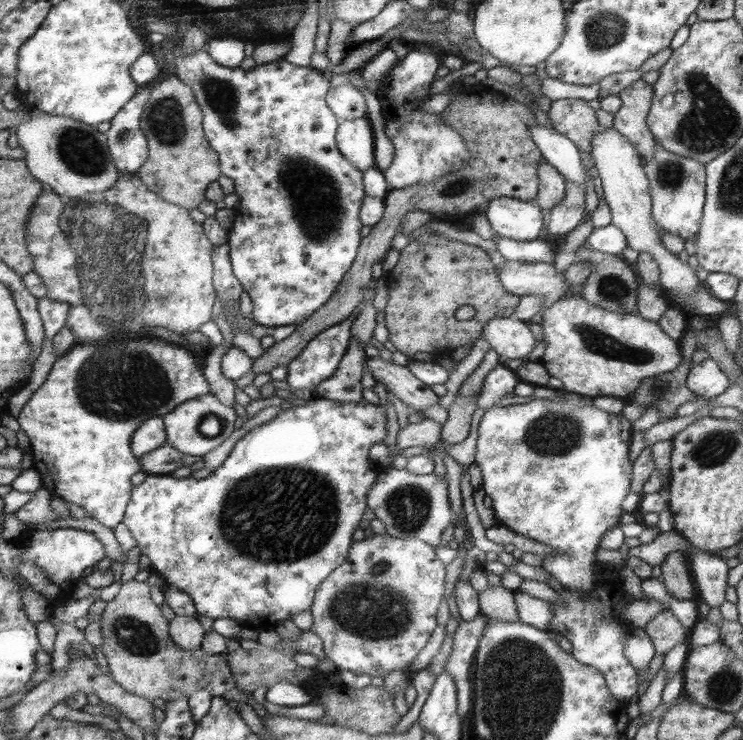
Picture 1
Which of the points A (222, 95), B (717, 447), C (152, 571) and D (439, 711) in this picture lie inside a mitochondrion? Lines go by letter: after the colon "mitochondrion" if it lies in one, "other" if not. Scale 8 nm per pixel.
A: mitochondrion
B: mitochondrion
C: other
D: other

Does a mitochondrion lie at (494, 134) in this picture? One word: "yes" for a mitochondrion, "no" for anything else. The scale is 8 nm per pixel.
no

